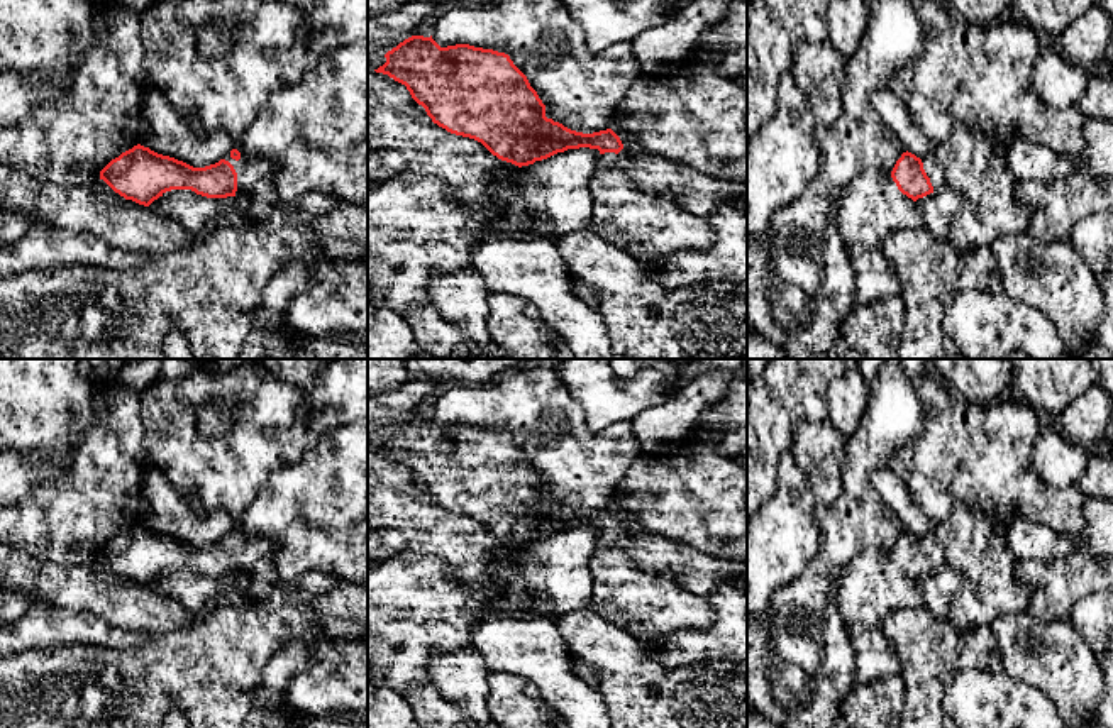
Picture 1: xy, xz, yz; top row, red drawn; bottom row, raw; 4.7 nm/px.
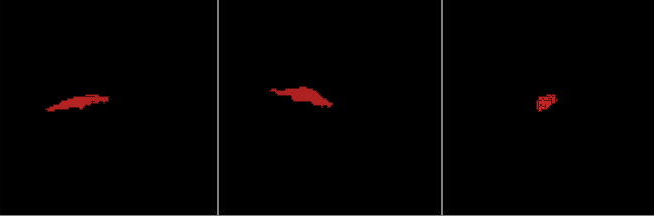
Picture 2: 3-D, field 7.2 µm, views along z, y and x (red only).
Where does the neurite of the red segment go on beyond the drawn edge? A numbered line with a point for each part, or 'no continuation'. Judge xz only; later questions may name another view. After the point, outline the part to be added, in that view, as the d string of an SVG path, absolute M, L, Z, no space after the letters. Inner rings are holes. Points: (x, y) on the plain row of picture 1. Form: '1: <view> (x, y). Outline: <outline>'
1: xz (700, 573). Outline: M623 527L618 533L600 533L598 543L622 549L640 567L673 576L698 596L706 598L720 586L737 587L747 581L747 562L708 555L661 535Z

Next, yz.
1: yz (937, 557). Outline: M923 535L920 538L923 542L923 549L925 549L927 555L930 557L930 562L933 565L933 571L940 569L947 562L944 552L935 543L935 540L933 540L932 535Z

